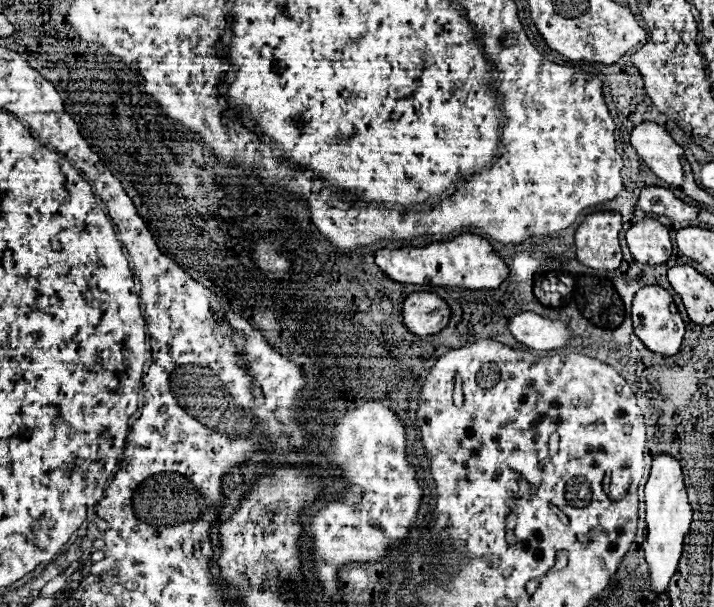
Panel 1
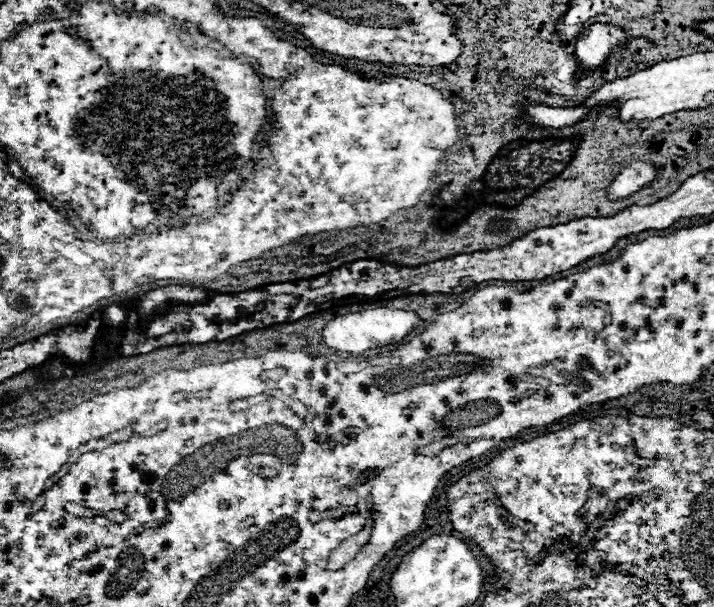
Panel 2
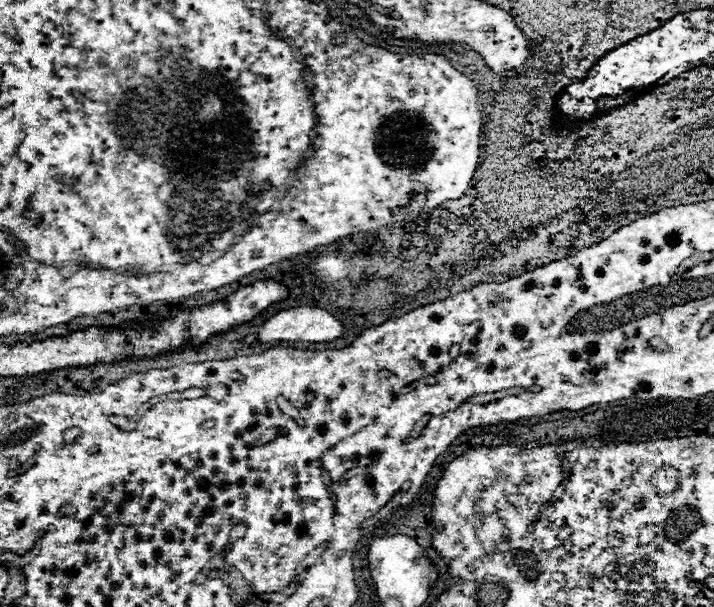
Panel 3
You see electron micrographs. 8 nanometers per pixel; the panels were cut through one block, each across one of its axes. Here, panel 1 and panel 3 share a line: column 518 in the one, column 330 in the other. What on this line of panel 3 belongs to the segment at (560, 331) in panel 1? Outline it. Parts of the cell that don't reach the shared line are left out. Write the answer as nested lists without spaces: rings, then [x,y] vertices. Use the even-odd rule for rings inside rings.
[[[298,306],[266,320],[258,334],[260,342],[332,342],[344,334],[344,324],[326,310]]]

